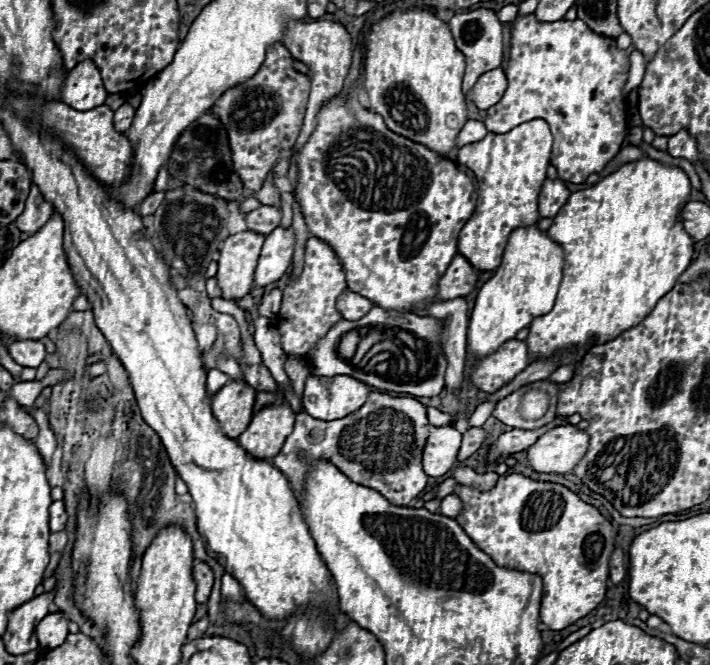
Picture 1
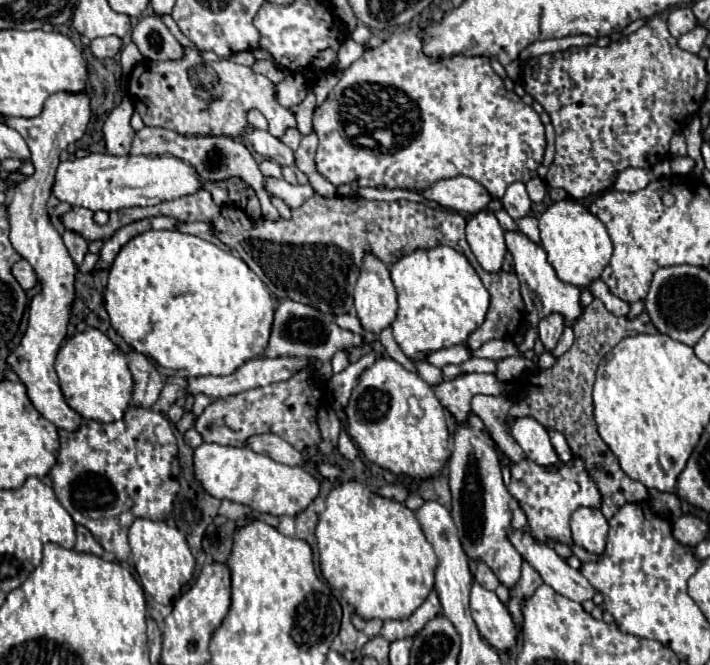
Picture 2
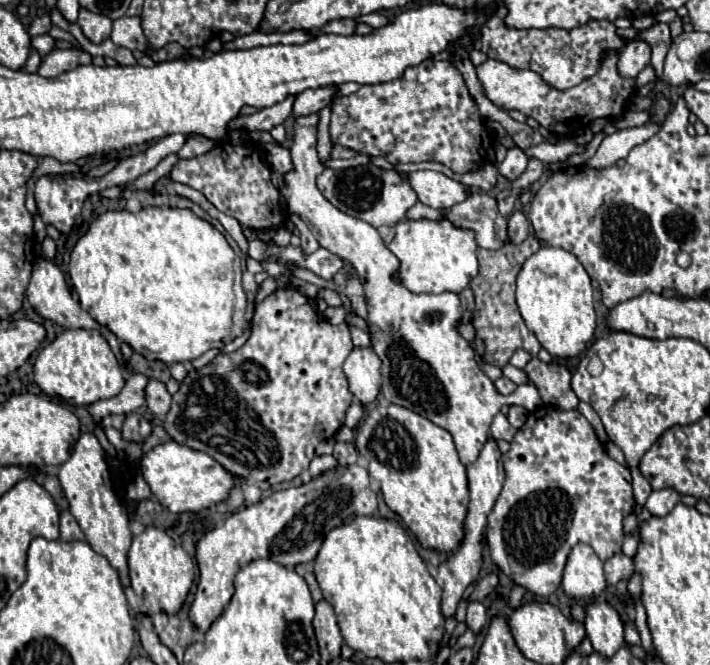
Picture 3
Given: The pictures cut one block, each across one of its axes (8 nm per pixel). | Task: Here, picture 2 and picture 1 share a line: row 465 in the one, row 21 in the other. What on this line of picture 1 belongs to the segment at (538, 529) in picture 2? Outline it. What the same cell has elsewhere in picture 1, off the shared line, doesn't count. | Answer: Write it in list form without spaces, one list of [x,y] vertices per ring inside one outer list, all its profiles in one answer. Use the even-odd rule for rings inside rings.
[[[532,14],[514,20],[512,40],[510,40],[510,62],[506,70],[508,90],[502,100],[486,110],[484,124],[490,132],[504,134],[524,122],[542,118],[548,122],[554,146],[550,162],[558,170],[558,178],[566,182],[580,184],[588,174],[600,172],[608,160],[612,160],[628,134],[626,126],[626,102],[620,94],[628,78],[628,58],[626,50],[616,48],[614,38],[604,38],[594,34],[584,20],[558,20],[558,22],[536,22]]]

